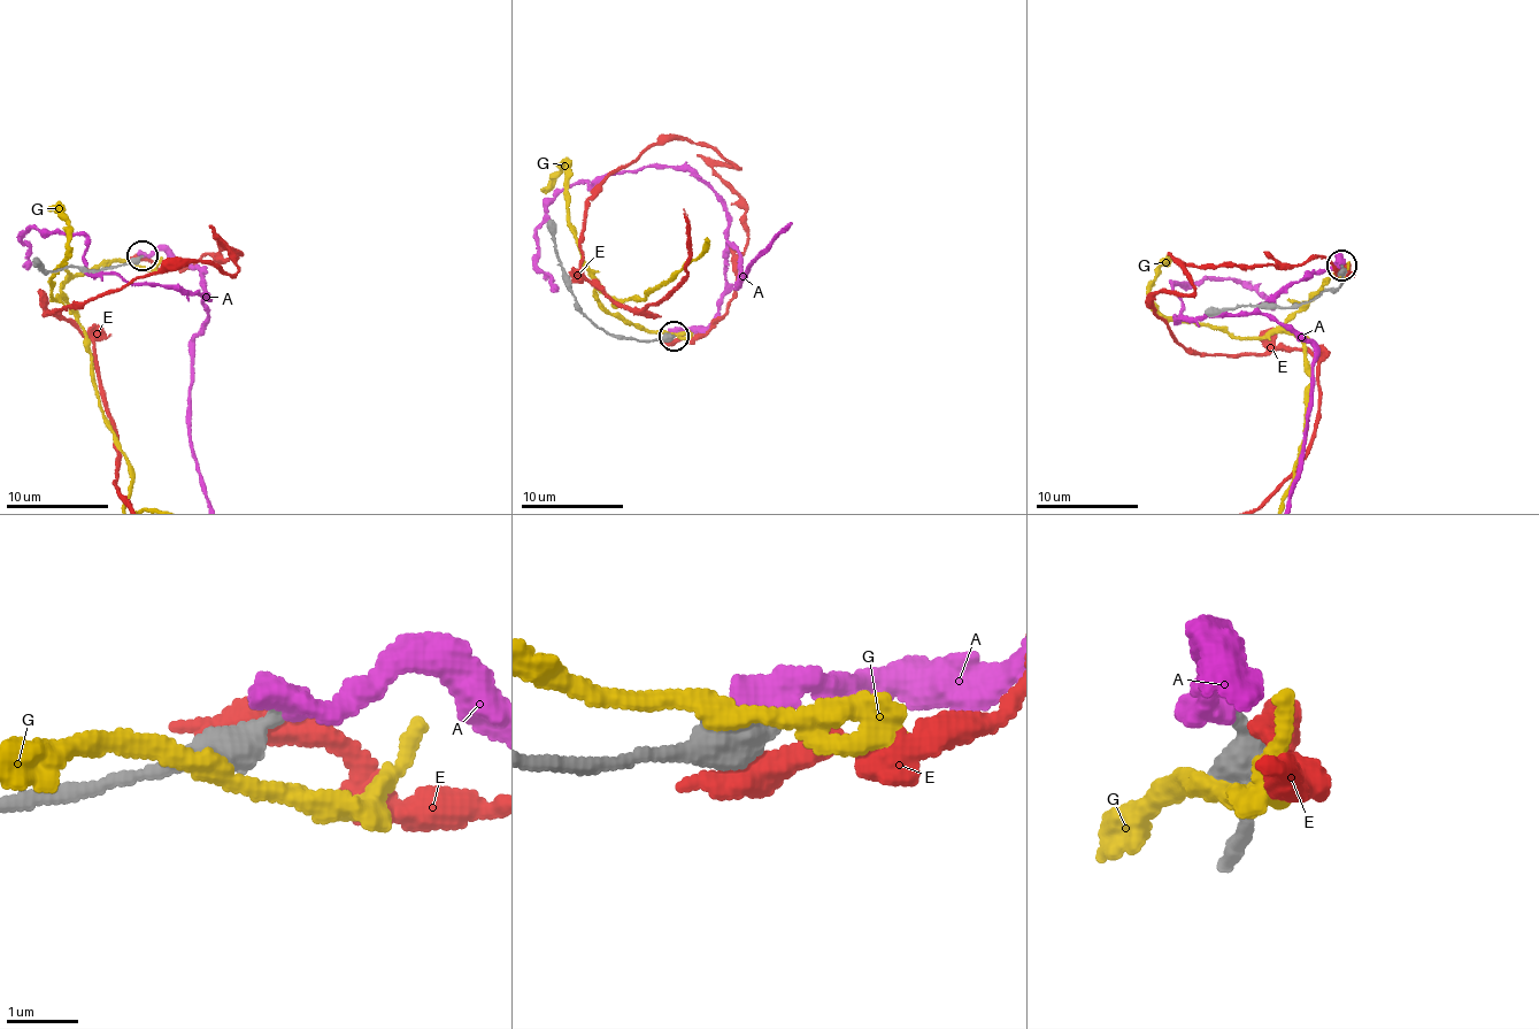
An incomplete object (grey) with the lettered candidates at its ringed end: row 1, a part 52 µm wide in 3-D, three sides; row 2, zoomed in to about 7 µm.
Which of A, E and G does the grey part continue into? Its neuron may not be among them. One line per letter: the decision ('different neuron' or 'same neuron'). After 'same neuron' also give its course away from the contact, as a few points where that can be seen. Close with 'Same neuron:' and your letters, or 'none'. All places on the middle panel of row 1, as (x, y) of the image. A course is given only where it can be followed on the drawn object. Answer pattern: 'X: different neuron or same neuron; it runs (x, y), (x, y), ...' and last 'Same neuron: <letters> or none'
A: different neuron
E: different neuron
G: different neuron
Same neuron: none

